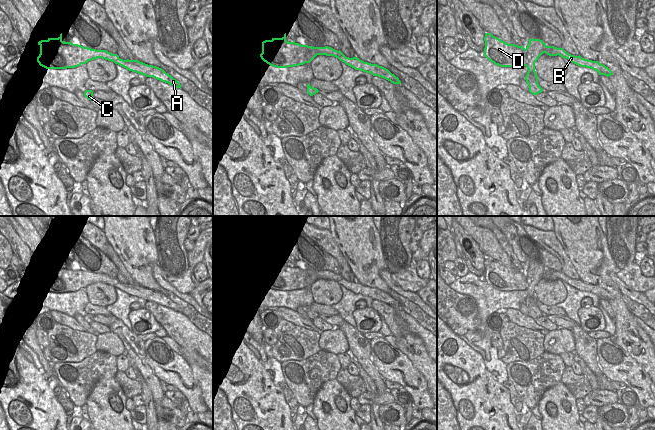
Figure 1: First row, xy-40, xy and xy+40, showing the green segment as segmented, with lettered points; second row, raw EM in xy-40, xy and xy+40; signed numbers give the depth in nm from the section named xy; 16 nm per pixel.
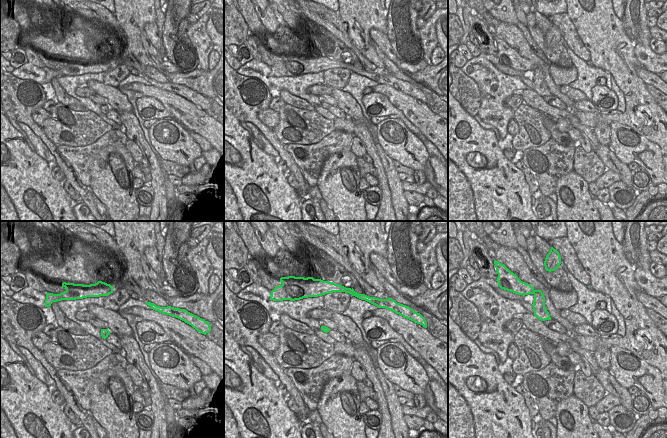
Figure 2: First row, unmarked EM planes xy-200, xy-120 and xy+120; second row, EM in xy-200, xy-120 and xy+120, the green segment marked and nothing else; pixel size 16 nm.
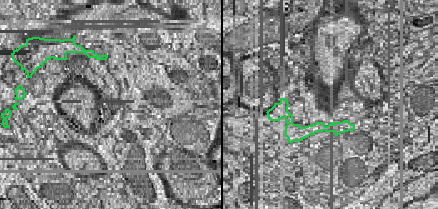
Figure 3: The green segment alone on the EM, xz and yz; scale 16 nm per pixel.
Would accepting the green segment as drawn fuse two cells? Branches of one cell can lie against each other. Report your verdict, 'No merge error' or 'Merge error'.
Merge error.

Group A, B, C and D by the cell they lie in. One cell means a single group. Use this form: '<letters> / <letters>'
A B D / C

